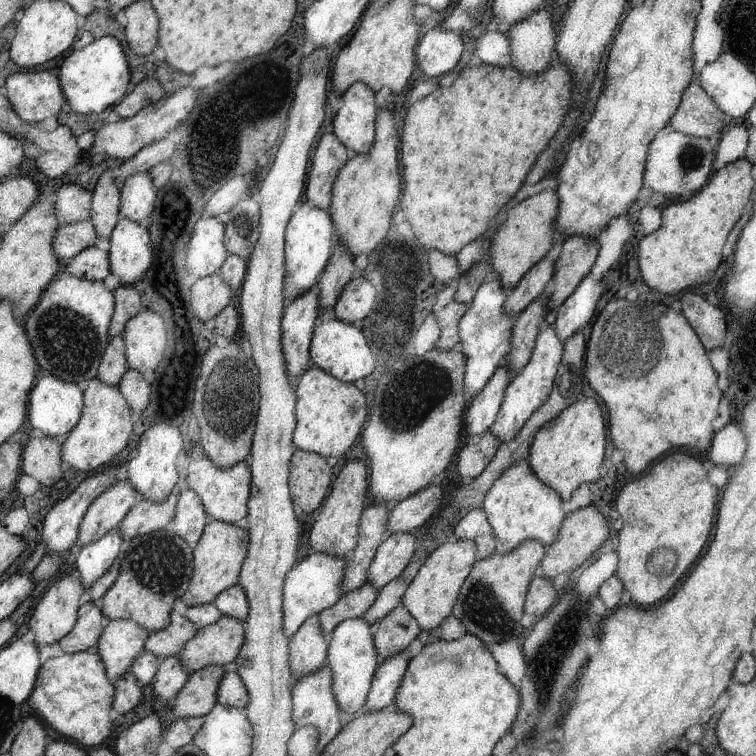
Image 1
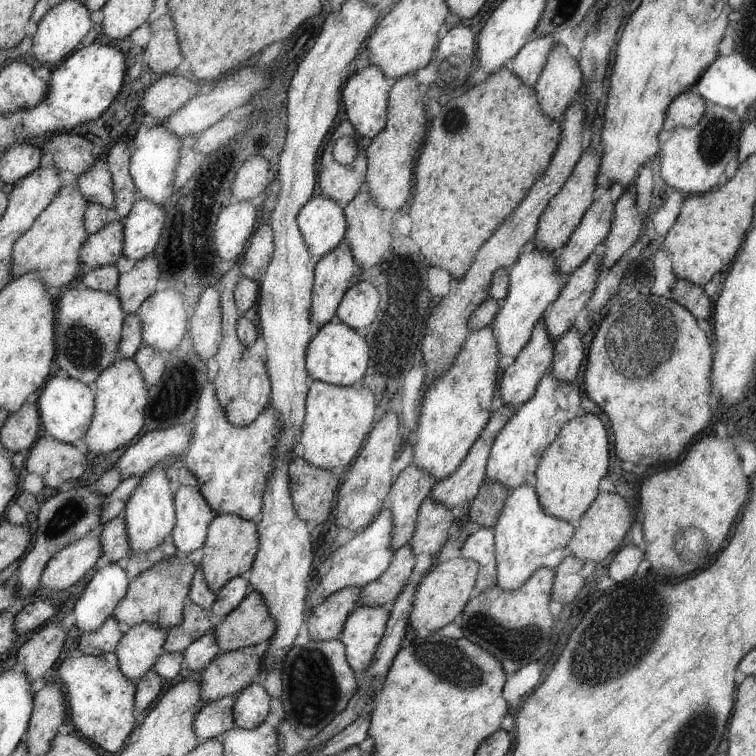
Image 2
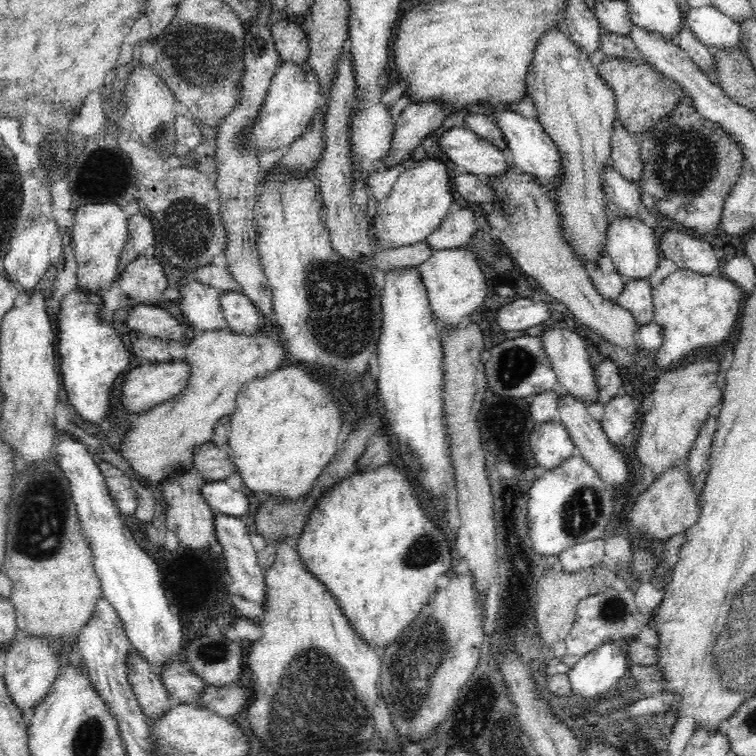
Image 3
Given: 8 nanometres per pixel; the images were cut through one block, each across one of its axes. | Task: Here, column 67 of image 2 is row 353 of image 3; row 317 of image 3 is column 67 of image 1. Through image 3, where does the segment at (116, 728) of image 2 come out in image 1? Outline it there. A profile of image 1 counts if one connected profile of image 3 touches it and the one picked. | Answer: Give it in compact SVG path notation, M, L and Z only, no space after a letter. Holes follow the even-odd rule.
M96 650L48 658L39 670L39 682L30 700L32 714L40 716L40 720L44 720L44 724L54 728L60 736L84 745L84 748L94 748L110 736L112 720L108 712L112 704L114 684Z

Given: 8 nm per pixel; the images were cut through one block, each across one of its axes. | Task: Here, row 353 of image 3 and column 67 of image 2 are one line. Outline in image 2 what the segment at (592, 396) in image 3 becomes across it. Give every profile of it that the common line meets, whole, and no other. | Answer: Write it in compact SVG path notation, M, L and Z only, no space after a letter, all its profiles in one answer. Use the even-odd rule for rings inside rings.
M92 532L76 540L74 544L64 547L54 556L43 571L43 580L40 586L48 587L53 592L67 590L84 578L88 570L101 563L102 544L100 533Z

